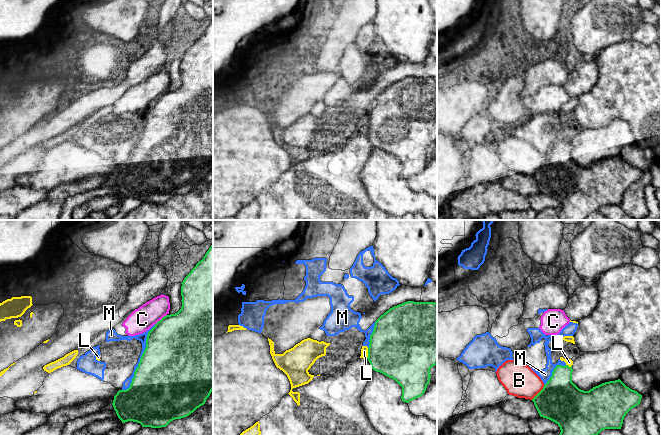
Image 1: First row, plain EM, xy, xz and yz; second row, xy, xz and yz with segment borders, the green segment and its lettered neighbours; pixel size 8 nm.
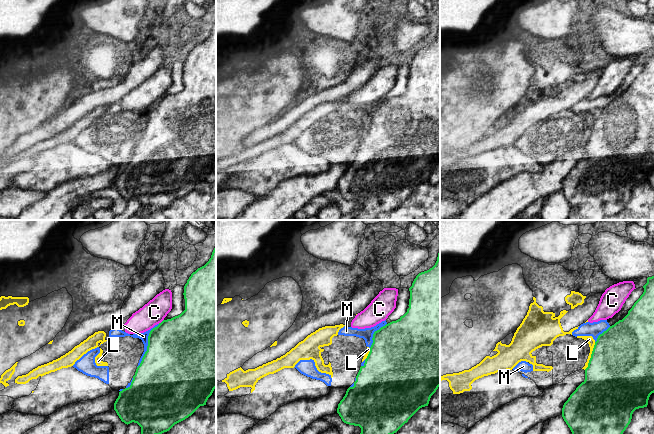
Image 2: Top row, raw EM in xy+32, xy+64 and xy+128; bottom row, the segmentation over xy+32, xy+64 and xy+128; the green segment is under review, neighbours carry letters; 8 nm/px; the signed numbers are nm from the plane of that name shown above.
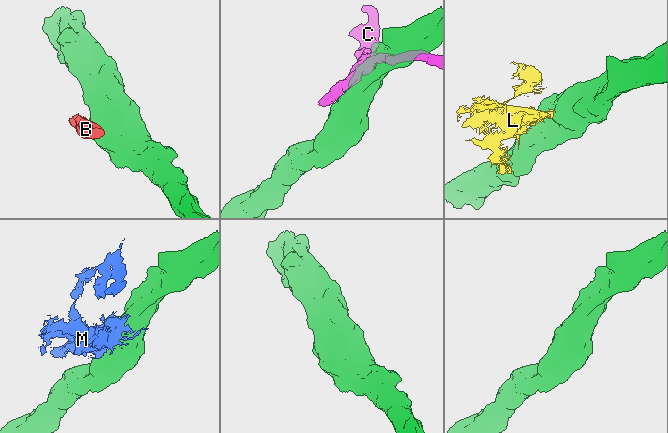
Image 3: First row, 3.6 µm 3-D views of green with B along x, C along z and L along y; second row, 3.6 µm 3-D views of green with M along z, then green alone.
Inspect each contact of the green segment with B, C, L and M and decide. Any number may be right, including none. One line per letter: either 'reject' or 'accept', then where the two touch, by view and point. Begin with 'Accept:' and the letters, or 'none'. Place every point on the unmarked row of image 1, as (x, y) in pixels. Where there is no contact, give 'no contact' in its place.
Accept: none
B: reject; contact yz (539, 168)
C: reject; contact xy (161, 95)
L: reject; contact xz (368, 129)
M: reject; contact xy (140, 135)

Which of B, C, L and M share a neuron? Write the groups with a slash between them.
B / C L M

